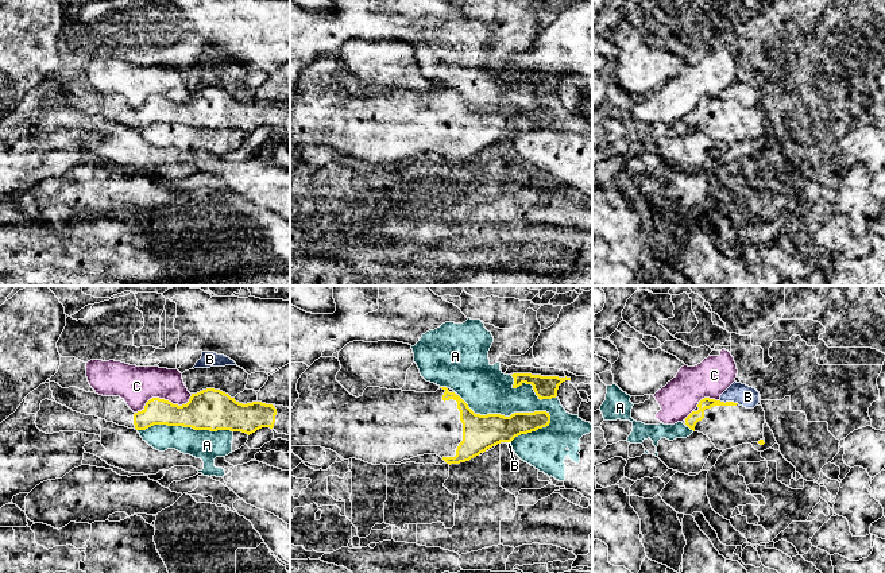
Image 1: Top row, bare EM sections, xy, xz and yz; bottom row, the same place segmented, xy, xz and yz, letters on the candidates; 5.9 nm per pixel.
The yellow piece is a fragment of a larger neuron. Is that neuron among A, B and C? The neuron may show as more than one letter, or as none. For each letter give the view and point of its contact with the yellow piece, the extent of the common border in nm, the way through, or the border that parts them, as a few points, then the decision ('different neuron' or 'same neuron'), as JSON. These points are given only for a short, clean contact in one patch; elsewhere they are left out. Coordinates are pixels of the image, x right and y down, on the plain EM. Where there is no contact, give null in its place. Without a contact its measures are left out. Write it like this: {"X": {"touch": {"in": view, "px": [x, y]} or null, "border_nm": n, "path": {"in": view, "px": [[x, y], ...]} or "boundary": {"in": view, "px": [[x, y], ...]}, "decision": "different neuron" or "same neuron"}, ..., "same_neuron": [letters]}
{"A": {"touch": {"in": "xz", "px": [506, 115]}, "border_nm": 600, "decision": "different neuron"}, "B": {"touch": {"in": "yz", "px": [729, 100]}, "border_nm": 120, "decision": "different neuron"}, "C": {"touch": {"in": "xy", "px": [163, 97]}, "border_nm": 360, "boundary": {"in": "xy", "px": [[192, 92], [181, 103], [151, 96], [135, 111]]}, "decision": "different neuron"}, "same_neuron": []}

